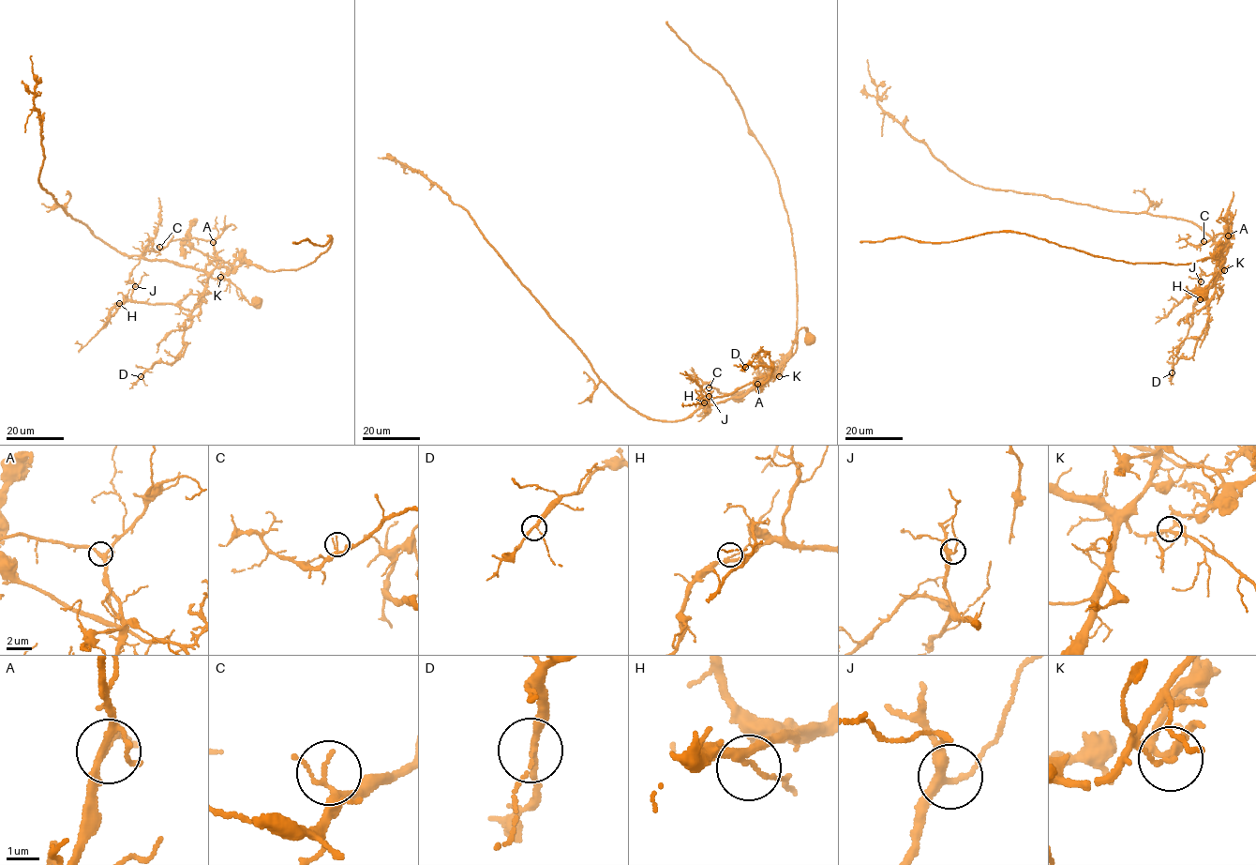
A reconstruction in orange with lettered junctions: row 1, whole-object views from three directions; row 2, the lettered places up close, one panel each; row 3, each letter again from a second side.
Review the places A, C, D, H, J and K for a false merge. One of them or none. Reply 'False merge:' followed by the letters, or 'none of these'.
False merge: K

